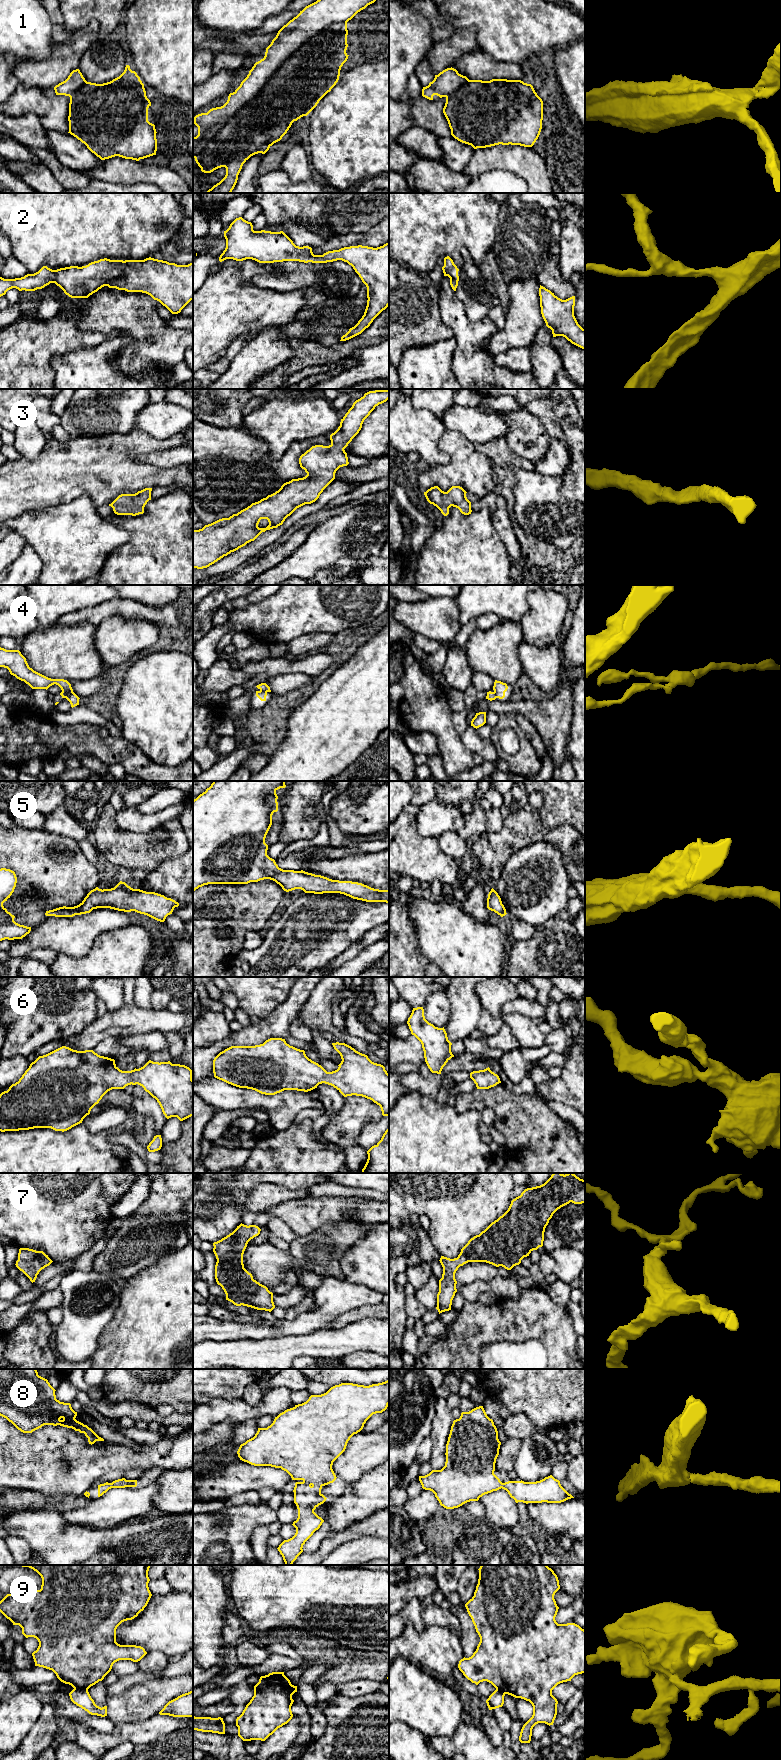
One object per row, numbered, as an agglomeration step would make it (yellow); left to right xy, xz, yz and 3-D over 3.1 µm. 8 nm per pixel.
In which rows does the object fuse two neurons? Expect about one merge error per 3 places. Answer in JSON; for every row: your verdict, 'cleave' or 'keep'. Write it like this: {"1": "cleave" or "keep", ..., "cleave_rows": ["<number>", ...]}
{"1": "cleave", "2": "keep", "3": "keep", "4": "cleave", "5": "keep", "6": "keep", "7": "keep", "8": "keep", "9": "cleave", "cleave_rows": ["1", "4", "9"]}

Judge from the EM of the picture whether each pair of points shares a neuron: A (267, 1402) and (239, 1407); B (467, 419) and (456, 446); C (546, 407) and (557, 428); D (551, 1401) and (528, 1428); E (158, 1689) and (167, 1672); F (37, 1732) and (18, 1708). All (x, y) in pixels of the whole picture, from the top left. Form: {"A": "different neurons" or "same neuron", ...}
{"A": "same neuron", "B": "different neurons", "C": "same neuron", "D": "different neurons", "E": "different neurons", "F": "different neurons"}

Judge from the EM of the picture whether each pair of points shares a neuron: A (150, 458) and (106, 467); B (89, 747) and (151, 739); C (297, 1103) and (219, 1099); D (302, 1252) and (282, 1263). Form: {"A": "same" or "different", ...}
{"A": "different", "B": "different", "C": "same", "D": "different"}

